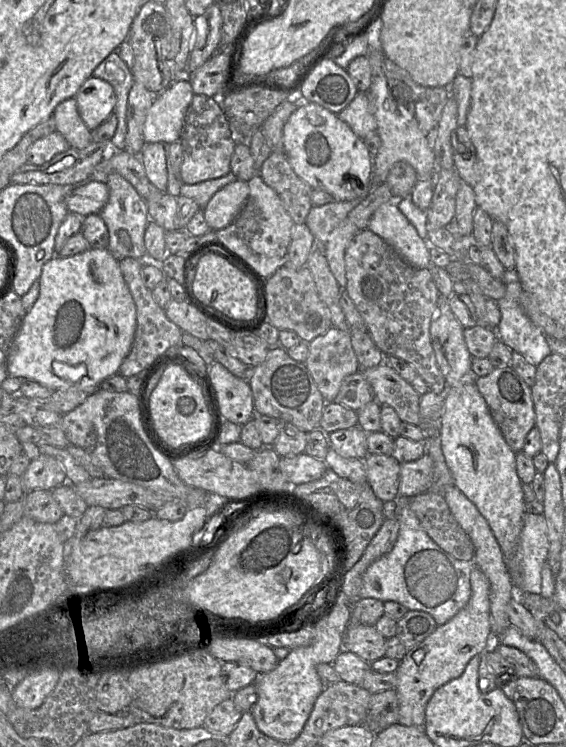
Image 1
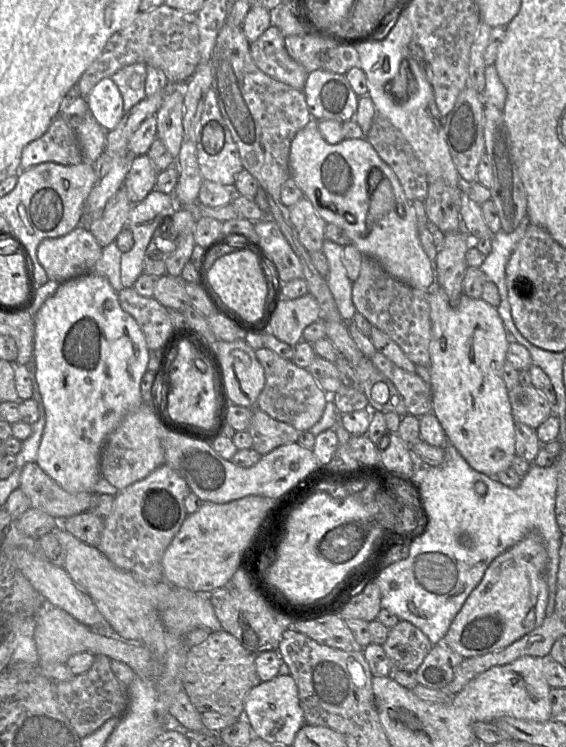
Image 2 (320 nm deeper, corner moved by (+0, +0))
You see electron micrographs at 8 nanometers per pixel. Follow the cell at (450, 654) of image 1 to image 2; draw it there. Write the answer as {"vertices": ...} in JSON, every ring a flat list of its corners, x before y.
{"vertices":[[531,531,521,541,496,557,488,566,479,585,471,592,452,621,443,642,464,659,502,650,532,630,546,618,549,590,546,582,548,553,542,535]]}

